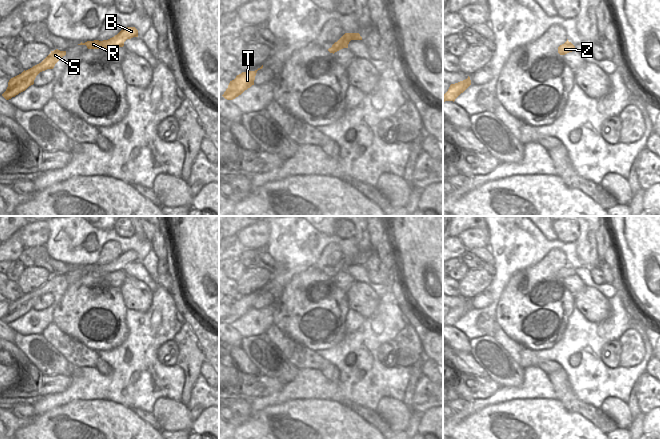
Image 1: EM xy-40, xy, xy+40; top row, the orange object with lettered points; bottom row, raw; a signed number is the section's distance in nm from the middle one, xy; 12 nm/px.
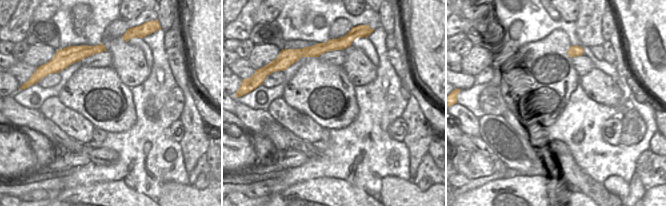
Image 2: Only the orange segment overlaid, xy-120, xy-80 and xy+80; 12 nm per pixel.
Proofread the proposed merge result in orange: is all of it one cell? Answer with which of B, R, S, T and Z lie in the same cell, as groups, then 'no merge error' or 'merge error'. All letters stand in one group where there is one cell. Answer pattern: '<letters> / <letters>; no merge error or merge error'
B R S T Z; no merge error

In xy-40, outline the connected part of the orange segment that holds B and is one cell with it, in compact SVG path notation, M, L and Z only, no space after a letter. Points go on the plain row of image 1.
M127 251L122 253L117 259L108 263L108 264L94 264L87 265L85 267L80 267L78 269L86 269L88 273L110 273L116 271L123 271L124 266L127 263L131 263L133 261L138 261L138 254L135 251Z

